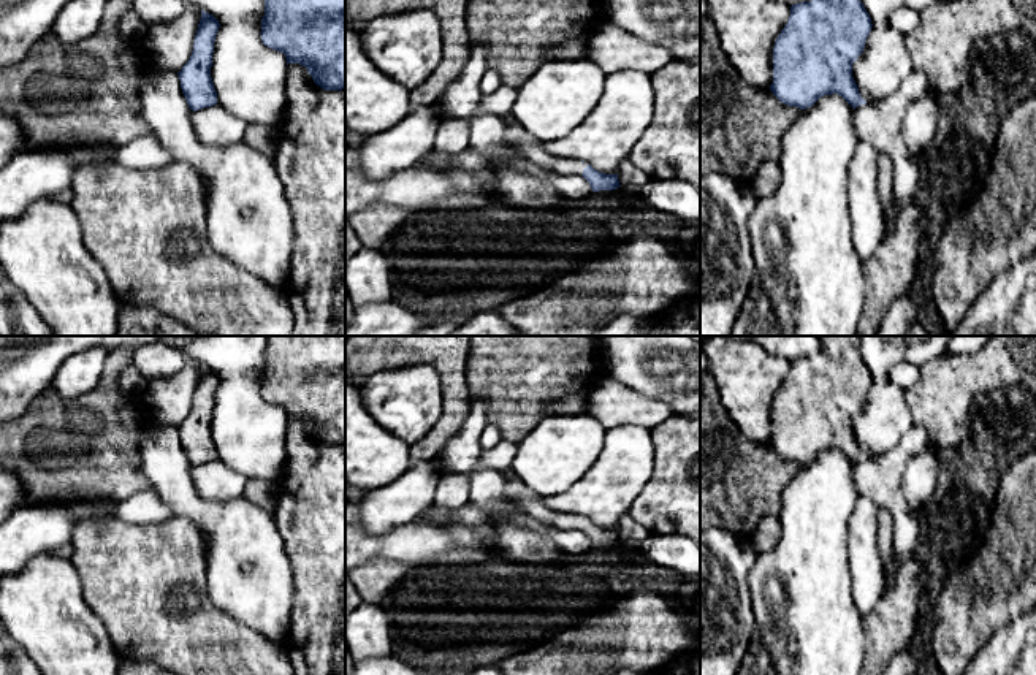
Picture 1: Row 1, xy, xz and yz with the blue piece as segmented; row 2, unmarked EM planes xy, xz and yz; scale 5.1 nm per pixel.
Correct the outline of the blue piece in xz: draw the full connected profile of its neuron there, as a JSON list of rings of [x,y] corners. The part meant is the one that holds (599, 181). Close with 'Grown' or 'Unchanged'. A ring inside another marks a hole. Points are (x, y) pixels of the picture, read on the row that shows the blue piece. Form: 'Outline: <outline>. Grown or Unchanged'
Outline: [[[512,112],[502,116],[502,120],[505,124],[505,143],[540,170],[561,176],[580,174],[589,182],[592,192],[615,190],[621,187],[618,174],[599,173],[591,165],[581,163],[575,158],[550,155],[543,149],[543,141],[524,130]]]. Grown

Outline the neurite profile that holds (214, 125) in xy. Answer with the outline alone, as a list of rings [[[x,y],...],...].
[[[220,105],[192,112],[195,136],[208,146],[225,146],[244,138],[247,122]]]

